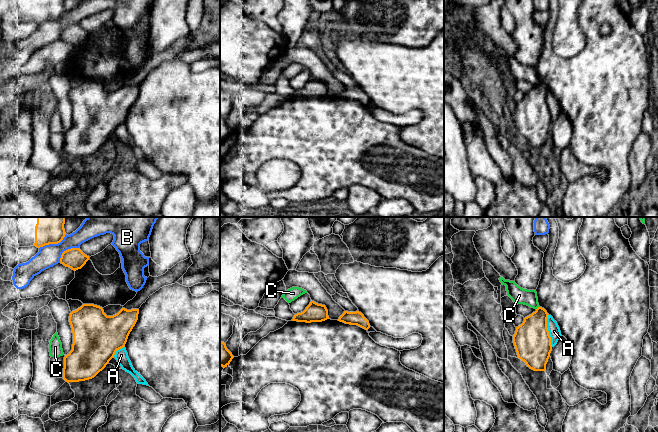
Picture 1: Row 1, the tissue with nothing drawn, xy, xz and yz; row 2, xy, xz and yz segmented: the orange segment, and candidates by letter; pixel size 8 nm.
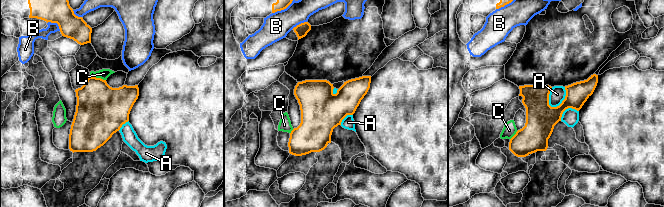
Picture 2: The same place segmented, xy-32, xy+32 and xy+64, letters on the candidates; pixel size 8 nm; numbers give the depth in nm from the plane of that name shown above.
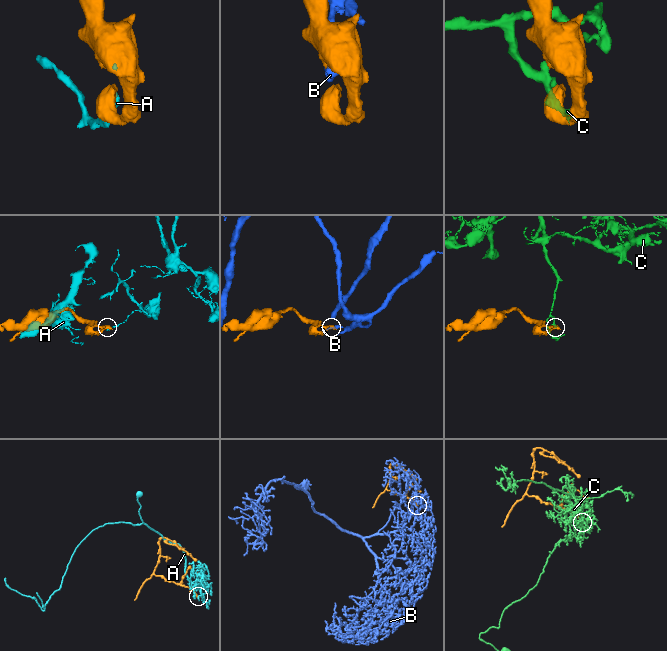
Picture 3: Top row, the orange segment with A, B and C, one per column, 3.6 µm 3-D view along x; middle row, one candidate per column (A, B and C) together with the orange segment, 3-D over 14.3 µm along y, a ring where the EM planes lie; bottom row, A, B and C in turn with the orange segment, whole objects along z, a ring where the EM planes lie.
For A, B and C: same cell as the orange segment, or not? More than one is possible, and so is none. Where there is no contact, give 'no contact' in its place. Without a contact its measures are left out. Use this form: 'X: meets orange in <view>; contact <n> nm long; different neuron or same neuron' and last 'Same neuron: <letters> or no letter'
A: meets orange in yz; contact 260 nm long; different neuron
B: meets orange in xy; contact 260 nm long; different neuron
C: meets orange in yz; contact 40 nm long; different neuron
Same neuron: no letter

